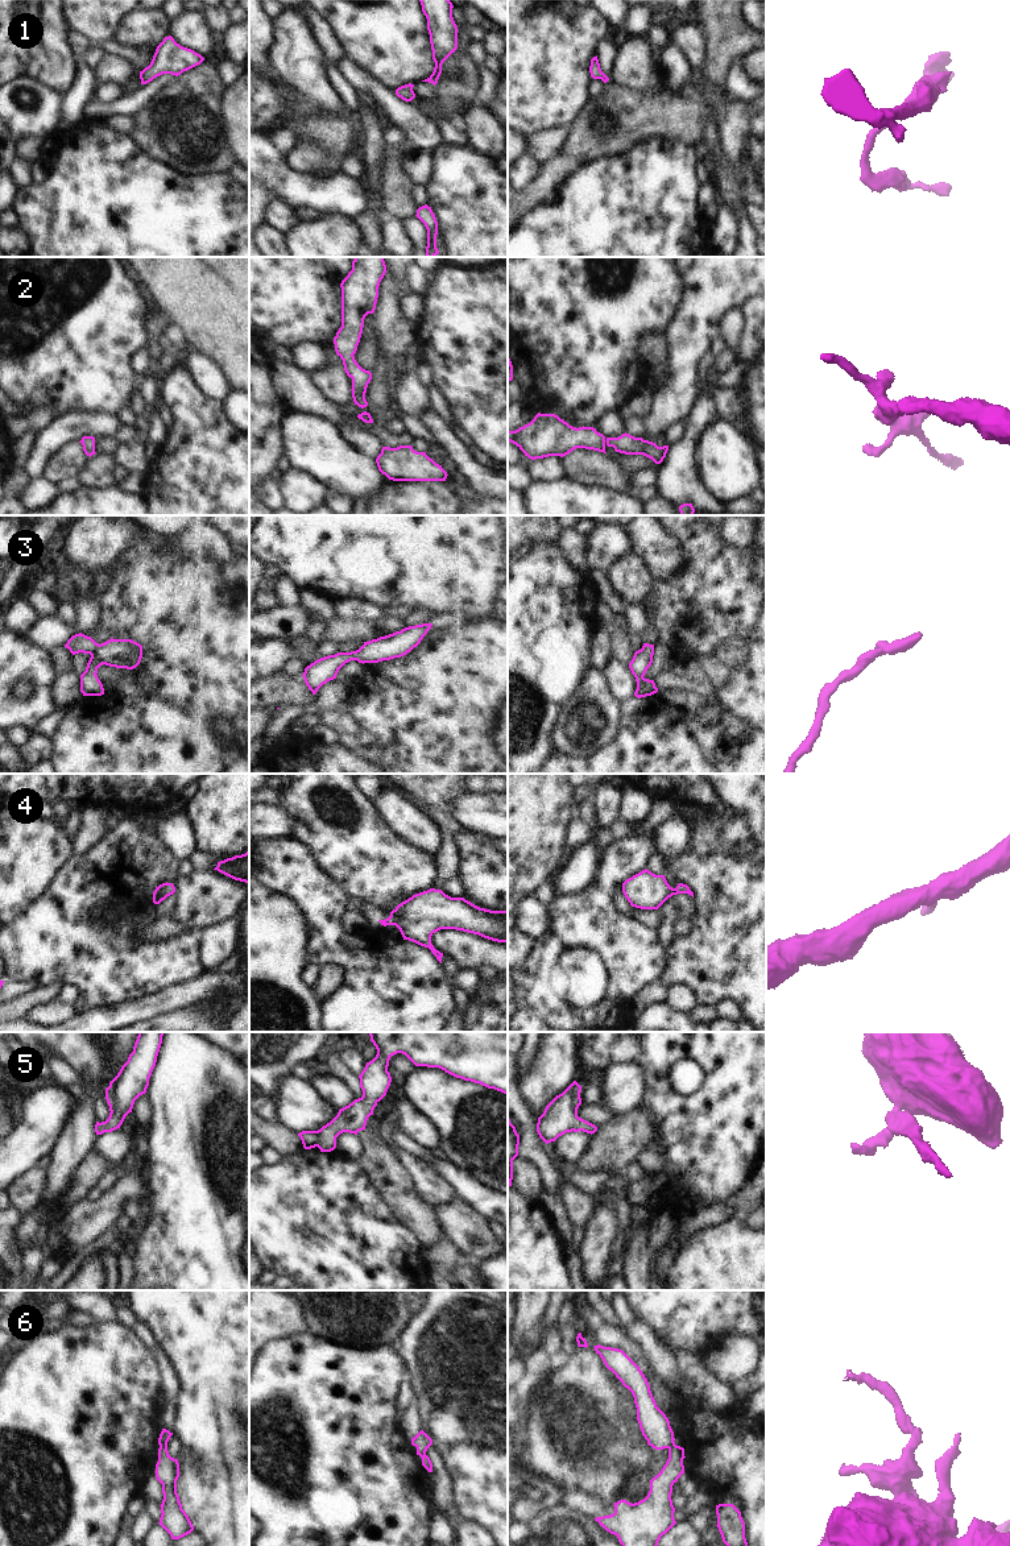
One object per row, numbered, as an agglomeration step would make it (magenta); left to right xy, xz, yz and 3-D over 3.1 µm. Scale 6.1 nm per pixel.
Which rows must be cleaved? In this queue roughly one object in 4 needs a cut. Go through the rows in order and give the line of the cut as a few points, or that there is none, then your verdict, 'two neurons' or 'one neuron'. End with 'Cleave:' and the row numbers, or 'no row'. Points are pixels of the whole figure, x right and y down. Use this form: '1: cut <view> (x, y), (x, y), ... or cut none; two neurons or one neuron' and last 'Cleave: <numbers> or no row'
1: cut none; one neuron
2: cut none; one neuron
3: cut none; one neuron
4: cut none; one neuron
5: cut none; one neuron
6: cut xy (166, 1442), (160, 1446); two neurons
Cleave: 6

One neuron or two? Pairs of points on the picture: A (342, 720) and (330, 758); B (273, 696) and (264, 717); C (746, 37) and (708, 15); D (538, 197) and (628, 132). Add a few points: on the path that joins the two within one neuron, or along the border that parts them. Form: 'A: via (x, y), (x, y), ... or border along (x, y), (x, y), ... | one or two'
A: border along (338, 742), (364, 759) | two
B: border along (276, 707), (263, 708) | two
C: via (737, 37), (717, 20) | one
D: via (557, 173), (597, 132), (604, 132) | one

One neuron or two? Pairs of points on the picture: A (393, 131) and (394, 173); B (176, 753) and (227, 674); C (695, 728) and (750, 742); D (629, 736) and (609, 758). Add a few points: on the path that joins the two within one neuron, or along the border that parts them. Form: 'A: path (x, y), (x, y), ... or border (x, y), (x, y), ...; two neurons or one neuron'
A: border (406, 141), (385, 148); two neurons
B: border (170, 704), (193, 716), (206, 716), (211, 721); two neurons
C: path (708, 736), (737, 740); one neuron
D: path (626, 741), (615, 753); one neuron

